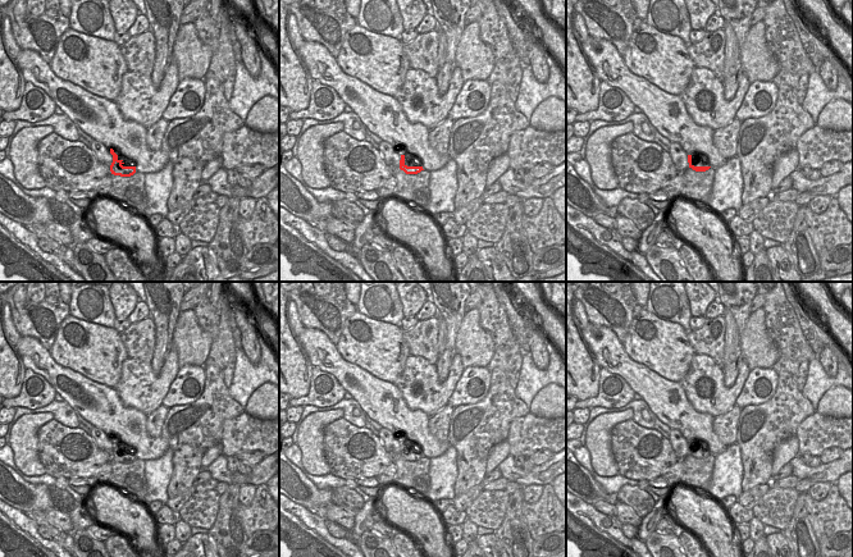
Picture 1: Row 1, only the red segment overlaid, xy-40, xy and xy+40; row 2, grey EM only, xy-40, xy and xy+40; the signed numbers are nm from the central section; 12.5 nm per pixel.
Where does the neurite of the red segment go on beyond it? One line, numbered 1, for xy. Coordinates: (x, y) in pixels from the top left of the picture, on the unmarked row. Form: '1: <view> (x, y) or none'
1: xy (416, 448)

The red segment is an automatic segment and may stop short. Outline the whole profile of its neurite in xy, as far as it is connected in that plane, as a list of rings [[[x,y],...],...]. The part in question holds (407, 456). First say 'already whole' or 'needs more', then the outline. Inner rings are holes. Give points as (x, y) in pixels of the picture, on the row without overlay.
needs more | [[[401,442],[400,456],[403,457],[406,461],[418,461],[424,457],[423,447],[418,443],[412,444],[411,447],[407,447],[405,442]]]

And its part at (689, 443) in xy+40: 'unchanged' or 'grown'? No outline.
grown

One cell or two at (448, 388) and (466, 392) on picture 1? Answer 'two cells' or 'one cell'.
two cells

